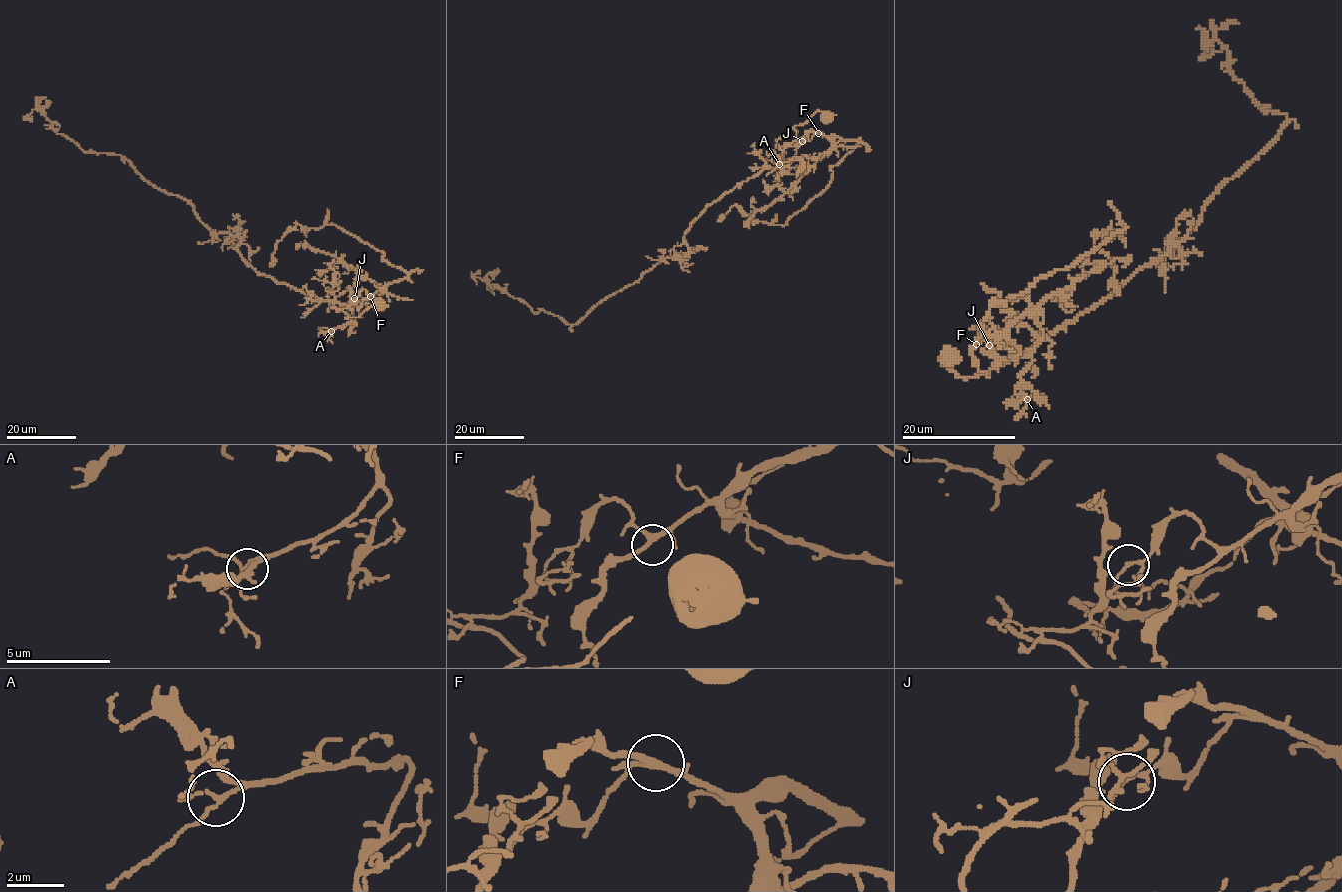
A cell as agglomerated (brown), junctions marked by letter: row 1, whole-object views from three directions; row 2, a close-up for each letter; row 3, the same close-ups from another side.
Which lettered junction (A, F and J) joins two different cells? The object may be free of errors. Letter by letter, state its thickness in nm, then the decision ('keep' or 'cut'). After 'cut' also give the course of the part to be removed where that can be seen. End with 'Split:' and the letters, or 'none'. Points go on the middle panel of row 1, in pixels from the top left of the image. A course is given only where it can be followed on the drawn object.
A: 120 nm | keep
F: 200 nm | keep
J: 110 nm | cut | (803, 140), (816, 133), (858, 142), (830, 168), (830, 184), (785, 224), (754, 222), (735, 206), (720, 222)
Split: J

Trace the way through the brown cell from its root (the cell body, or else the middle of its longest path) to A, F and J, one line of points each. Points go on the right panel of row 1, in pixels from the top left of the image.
A: (948, 356), (940, 361), (962, 378), (986, 375), (999, 358), (1031, 356), (1032, 362), (1020, 385), (1027, 399)
F: (948, 356), (940, 361), (957, 376), (986, 375), (997, 356), (984, 331), (976, 344)
J: (948, 356), (940, 361), (957, 376), (986, 375), (997, 364), (997, 356), (989, 345)

